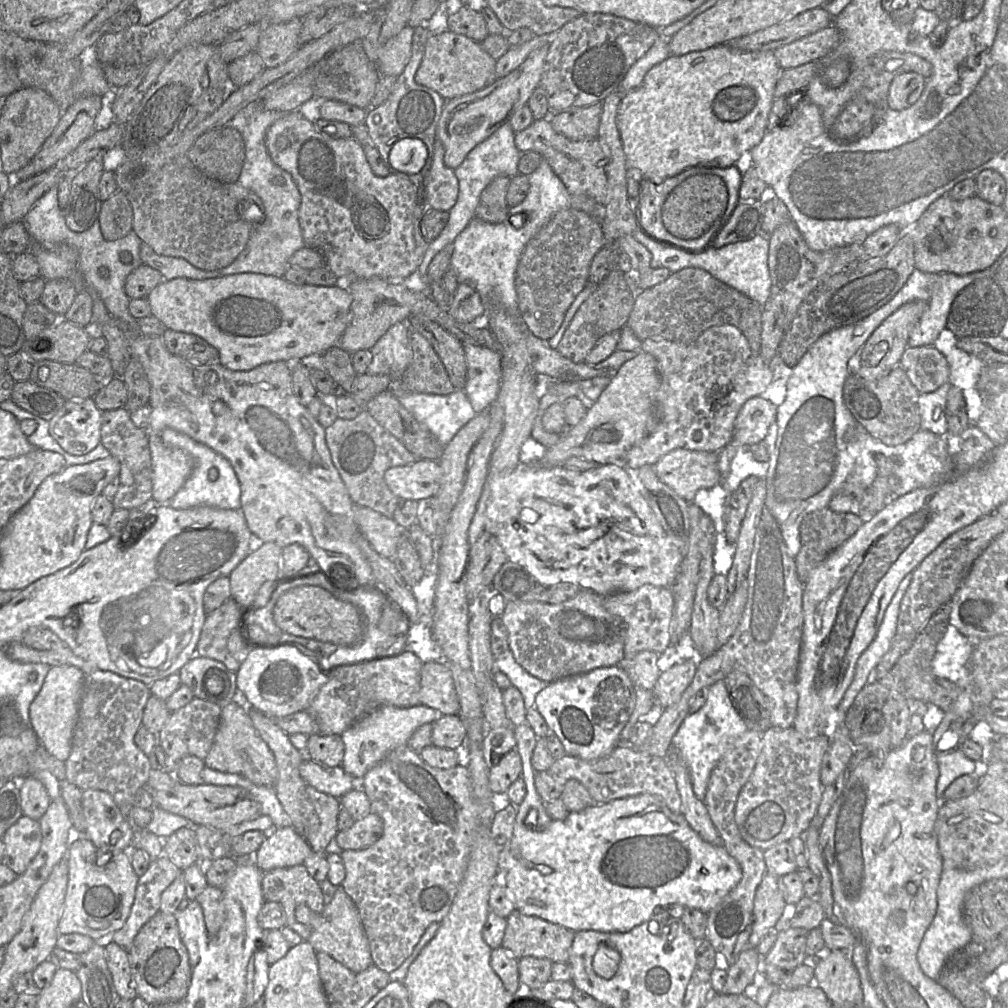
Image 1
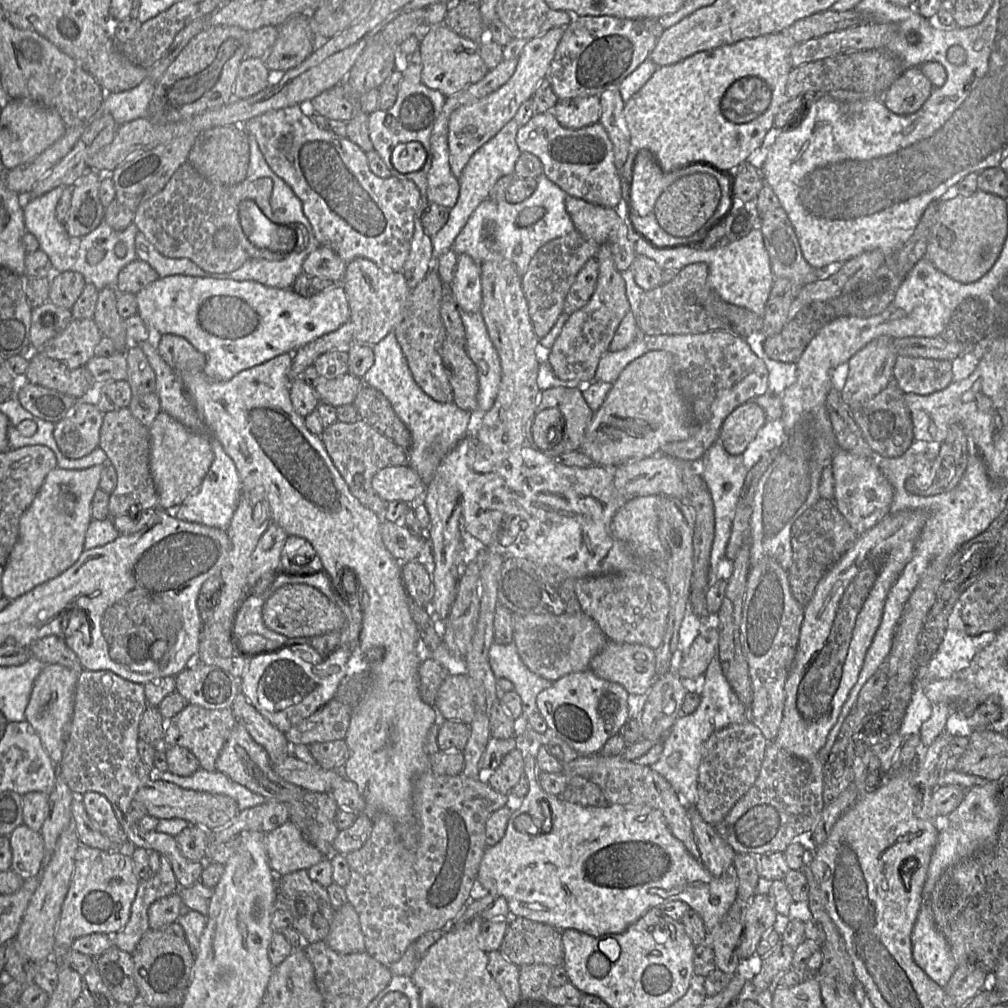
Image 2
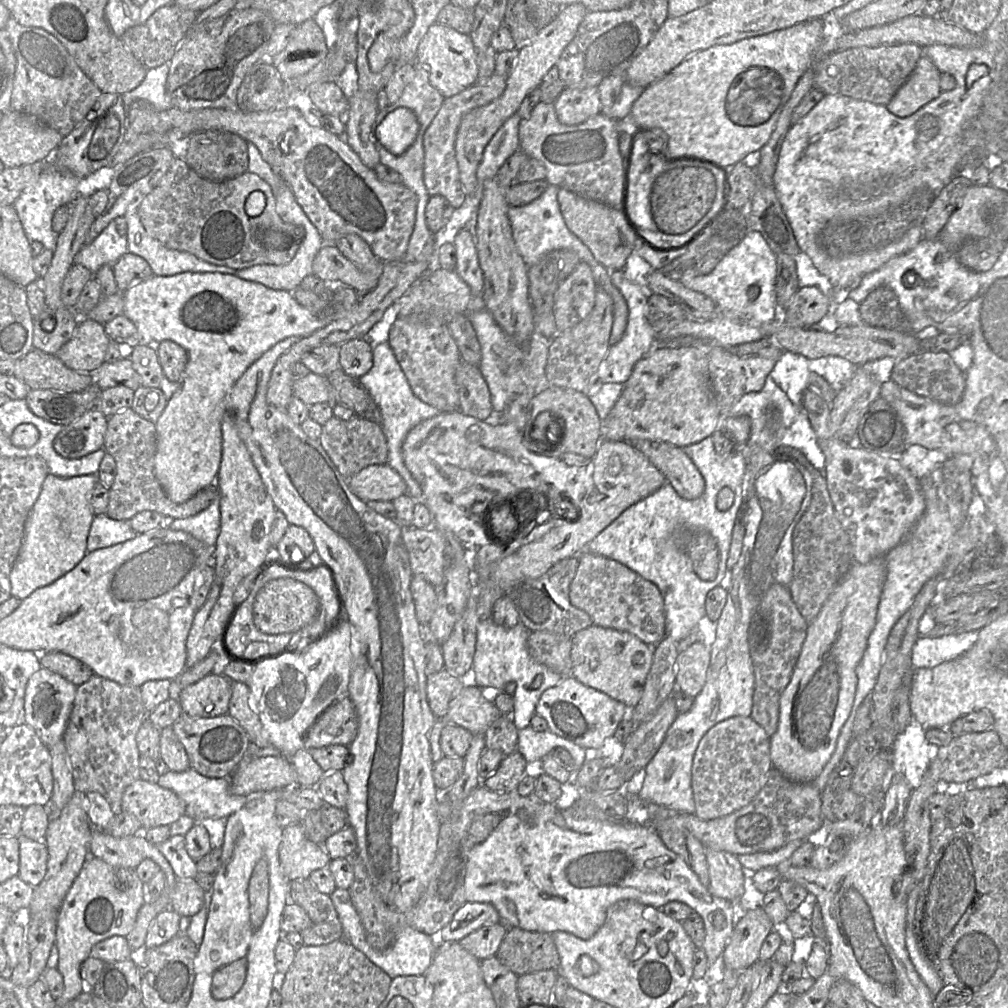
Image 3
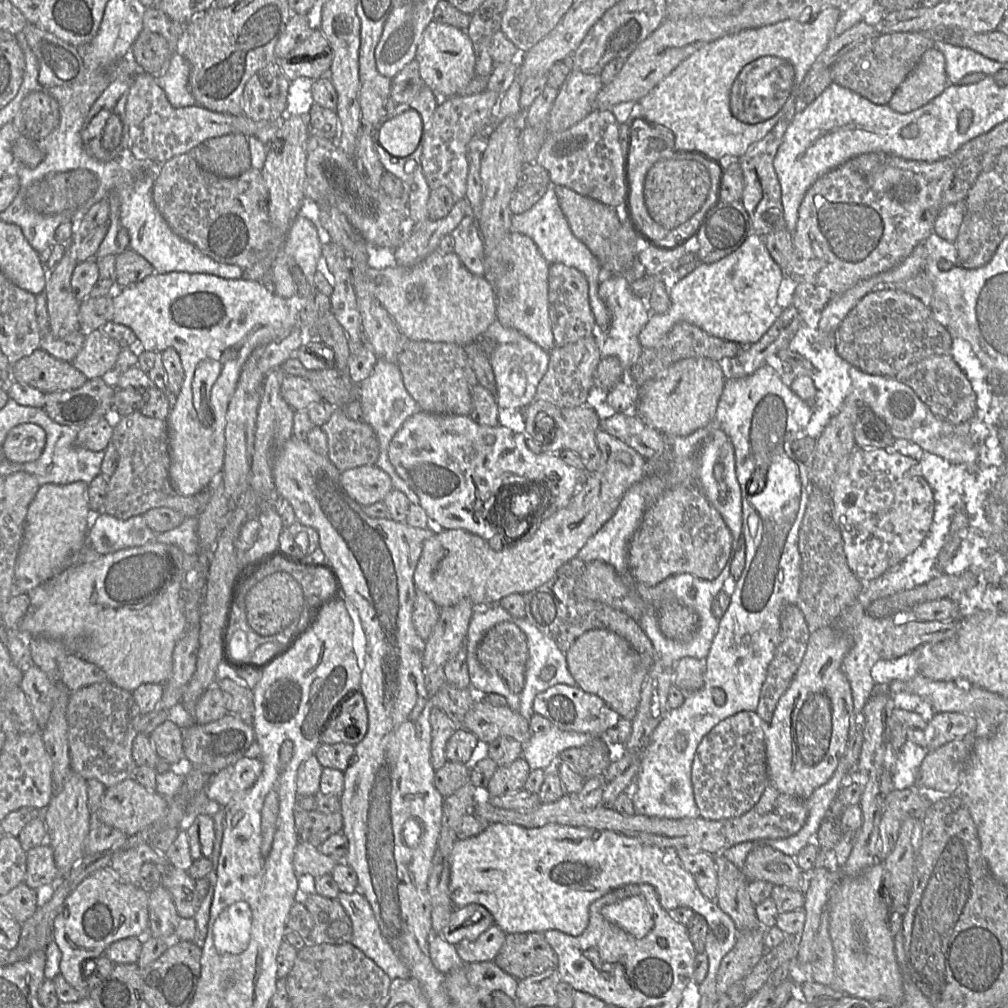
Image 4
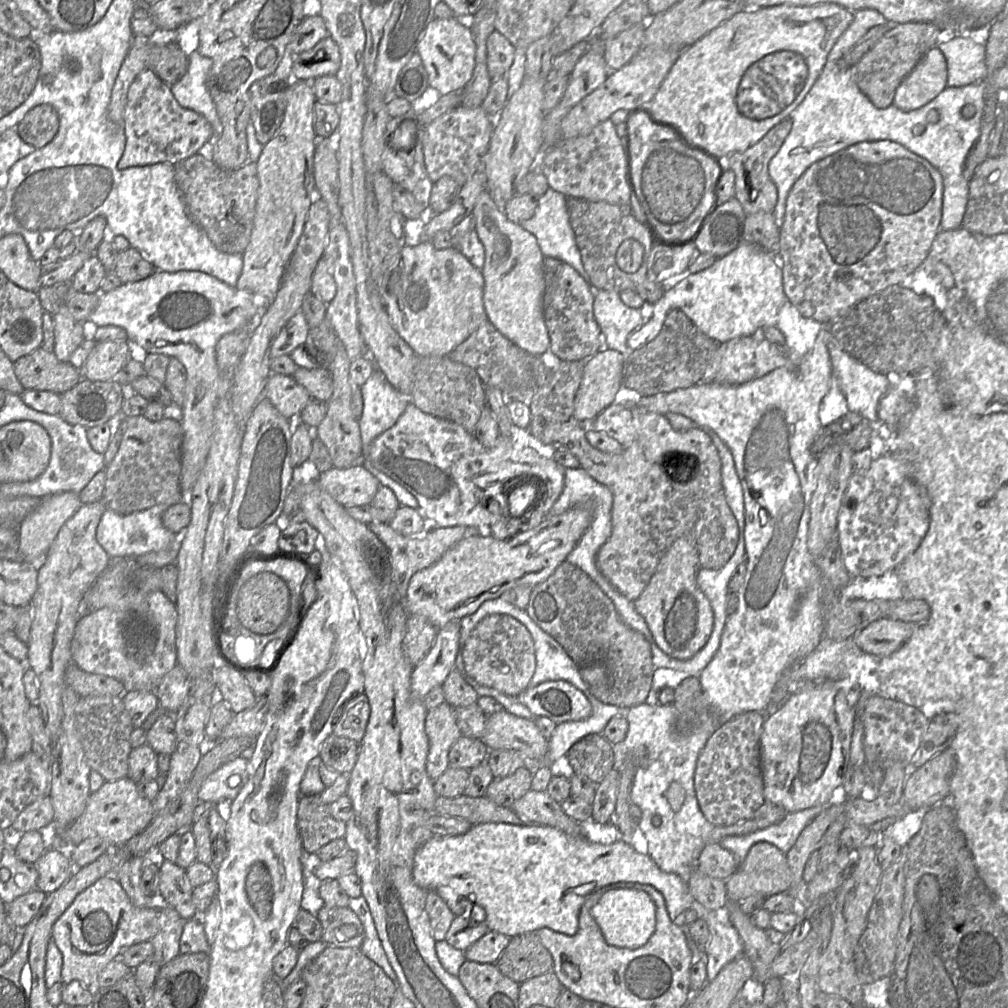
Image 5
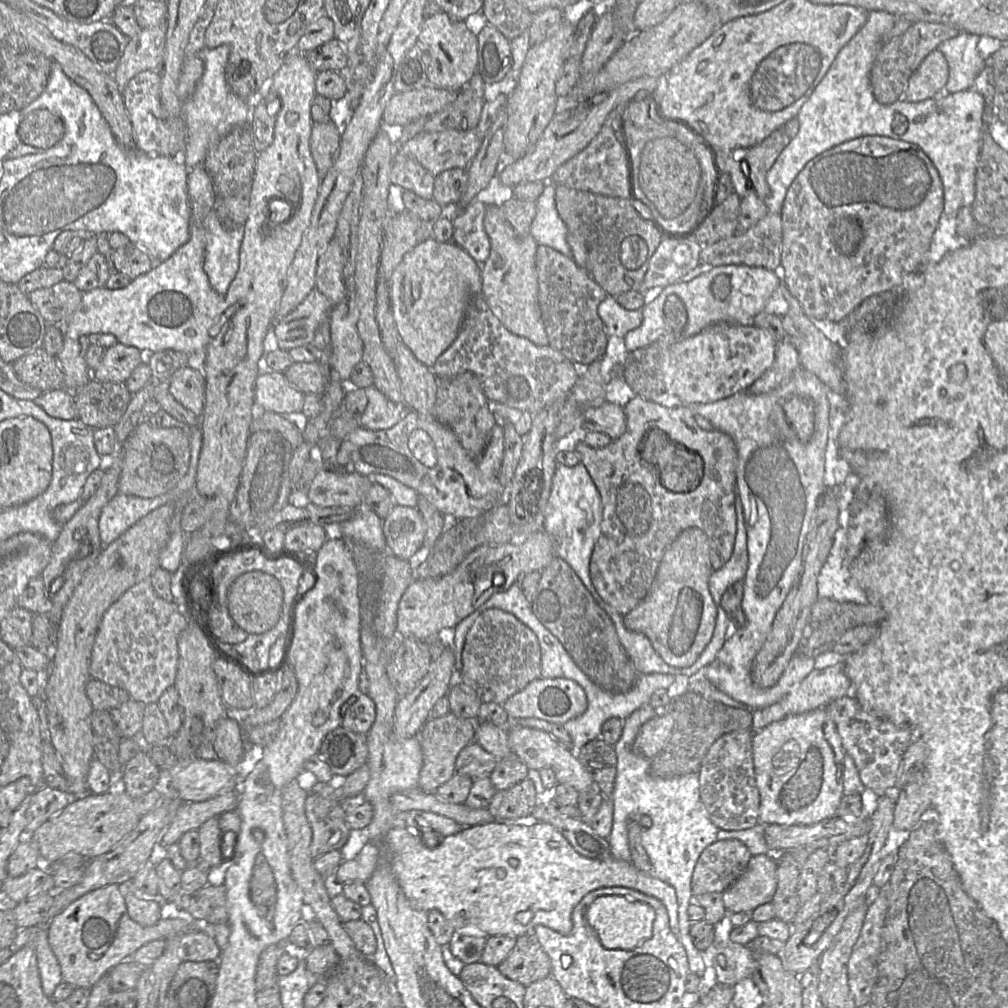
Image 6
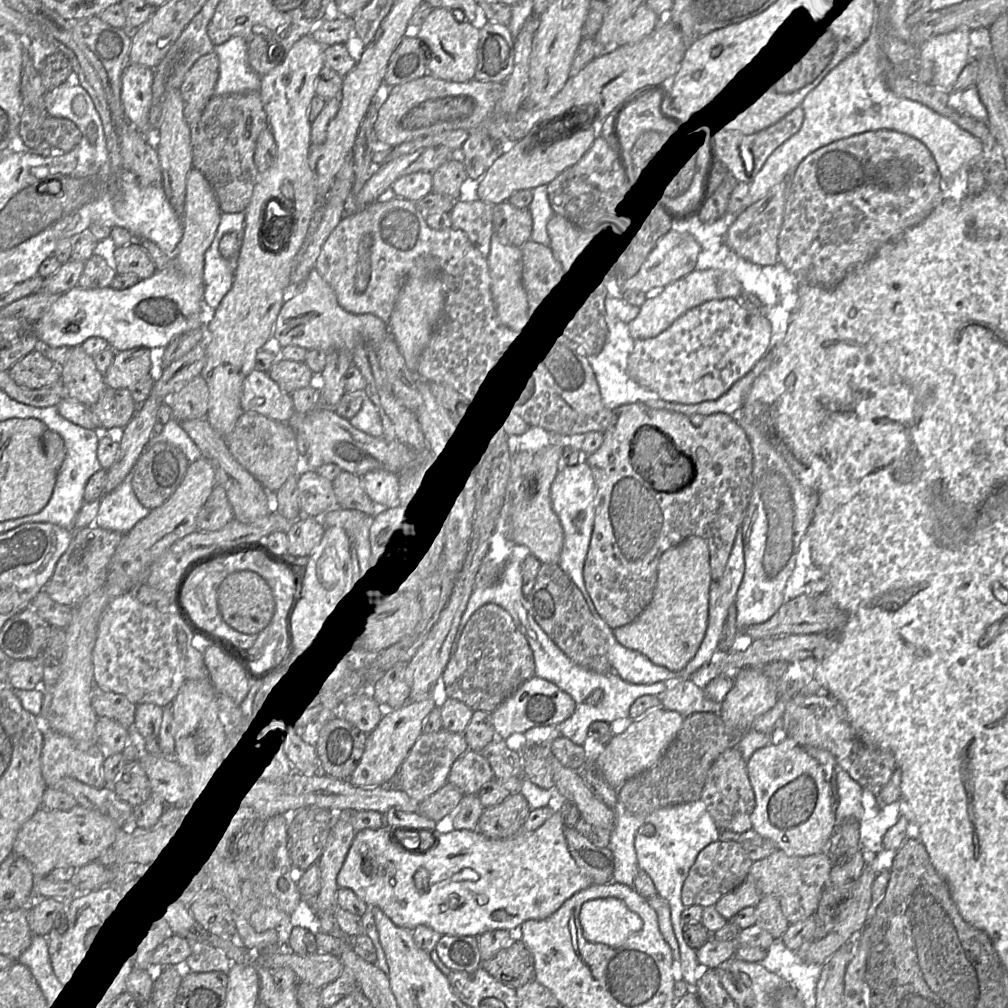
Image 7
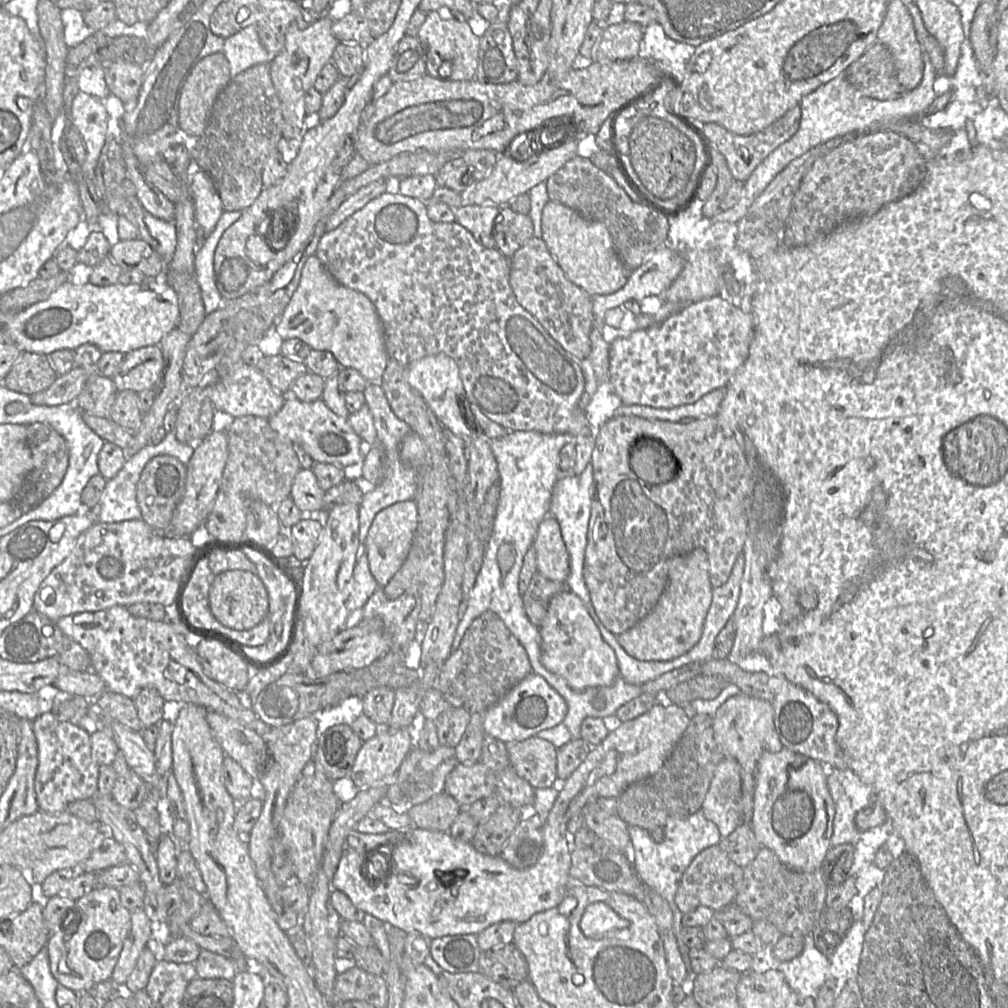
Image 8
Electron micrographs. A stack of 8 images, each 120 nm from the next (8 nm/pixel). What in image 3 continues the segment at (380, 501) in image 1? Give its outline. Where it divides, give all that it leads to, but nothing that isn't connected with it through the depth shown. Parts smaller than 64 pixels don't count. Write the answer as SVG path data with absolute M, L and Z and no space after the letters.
M333 416L322 425L319 441L347 482L369 465L387 464L389 451L386 437L381 426L368 419L355 416L351 420L342 420Z

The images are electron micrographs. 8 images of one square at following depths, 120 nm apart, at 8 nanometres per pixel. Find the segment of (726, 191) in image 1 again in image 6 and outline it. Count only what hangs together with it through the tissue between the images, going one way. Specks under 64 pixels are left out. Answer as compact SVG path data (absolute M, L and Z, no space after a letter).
M640 101L638 103L635 103L628 111L625 119L625 141L626 145L628 147L628 150L631 155L632 163L633 163L633 176L634 176L634 190L635 190L635 195L637 199L639 199L642 203L647 205L653 216L652 217L654 220L656 220L661 226L663 226L667 231L672 232L672 233L684 233L687 232L688 230L691 229L691 227L694 224L695 218L697 218L698 221L702 221L703 219L699 218L699 212L700 212L700 205L698 206L692 206L694 203L694 200L697 196L697 191L699 188L699 184L701 181L701 176L703 177L704 175L704 182L706 182L706 186L710 187L710 192L711 189L713 189L716 176L717 176L717 168L715 165L715 161L708 152L708 150L704 147L704 145L696 138L694 137L687 128L684 126L677 124L677 123L672 123L672 122L657 122L651 115L648 109L648 105L645 101Z

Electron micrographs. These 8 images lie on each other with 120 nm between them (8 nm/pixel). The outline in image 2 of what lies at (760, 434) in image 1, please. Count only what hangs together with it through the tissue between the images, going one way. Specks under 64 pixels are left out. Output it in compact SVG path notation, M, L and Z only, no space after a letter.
M754 401L736 408L724 421L718 441L731 455L741 455L766 424L764 410Z

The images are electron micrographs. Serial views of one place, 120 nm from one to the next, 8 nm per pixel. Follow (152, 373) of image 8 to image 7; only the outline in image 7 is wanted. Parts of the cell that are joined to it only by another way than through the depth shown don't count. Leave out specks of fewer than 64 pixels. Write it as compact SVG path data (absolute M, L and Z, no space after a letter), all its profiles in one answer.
M136 347L115 352L114 359L103 373L106 386L121 389L129 388L153 372L151 349Z

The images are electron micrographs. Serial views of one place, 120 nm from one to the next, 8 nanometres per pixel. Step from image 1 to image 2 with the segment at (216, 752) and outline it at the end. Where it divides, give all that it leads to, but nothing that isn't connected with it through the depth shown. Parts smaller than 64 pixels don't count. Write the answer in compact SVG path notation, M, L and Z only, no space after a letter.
M236 723L233 731L216 760L216 771L222 772L232 781L262 795L267 800L291 802L303 791L299 786L286 782L273 770L266 750L253 740L248 731Z

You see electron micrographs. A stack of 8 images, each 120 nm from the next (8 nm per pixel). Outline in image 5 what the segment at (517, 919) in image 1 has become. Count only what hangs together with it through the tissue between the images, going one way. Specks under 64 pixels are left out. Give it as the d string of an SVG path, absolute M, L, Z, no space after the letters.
M536 932L509 937L509 943L495 962L500 972L518 984L550 972L553 958Z

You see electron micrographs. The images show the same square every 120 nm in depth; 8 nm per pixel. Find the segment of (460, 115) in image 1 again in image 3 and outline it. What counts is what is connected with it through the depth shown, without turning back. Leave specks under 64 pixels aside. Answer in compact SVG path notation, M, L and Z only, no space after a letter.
M573 3L562 7L557 17L531 41L518 46L517 65L507 77L507 85L501 96L484 106L471 110L462 118L456 135L455 152L460 180L467 196L474 195L479 191L477 169L482 160L485 147L505 121L517 113L526 95L534 88L539 87L548 71L554 65L557 65L562 52L574 39L580 23L588 12L582 3Z

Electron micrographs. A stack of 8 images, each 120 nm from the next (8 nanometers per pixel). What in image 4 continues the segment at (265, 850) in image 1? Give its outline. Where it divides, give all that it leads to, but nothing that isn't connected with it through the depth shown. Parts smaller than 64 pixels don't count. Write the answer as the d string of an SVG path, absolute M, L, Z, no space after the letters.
M299 841L294 851L293 866L298 877L310 875L317 878L331 874L337 863L336 859L303 841Z

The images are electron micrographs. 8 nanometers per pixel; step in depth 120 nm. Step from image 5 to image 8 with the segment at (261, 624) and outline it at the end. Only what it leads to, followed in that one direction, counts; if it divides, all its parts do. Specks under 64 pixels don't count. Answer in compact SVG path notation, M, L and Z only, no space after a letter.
M228 570L215 576L209 591L209 604L215 618L224 626L249 630L267 617L269 595L257 574L246 570Z

